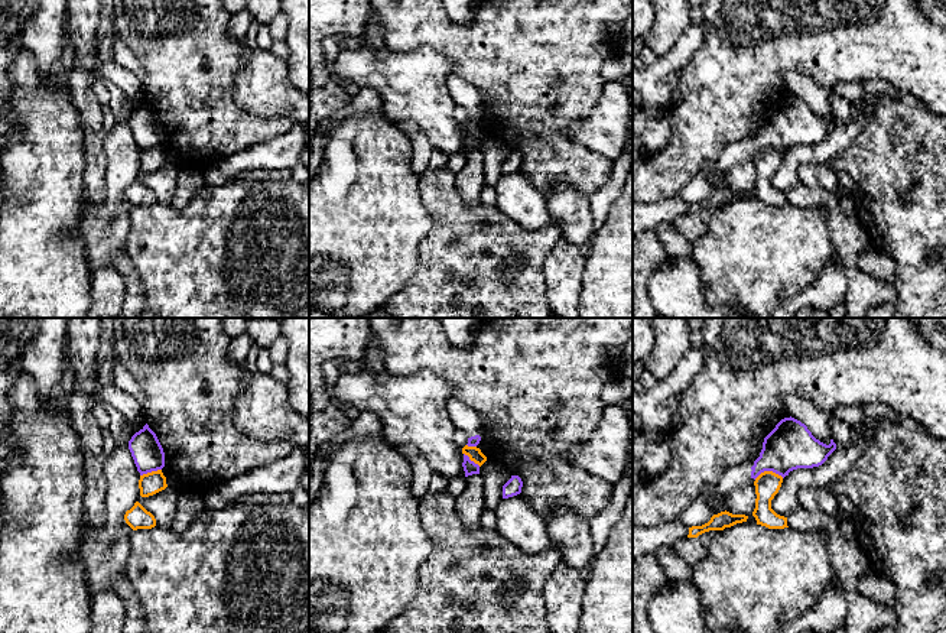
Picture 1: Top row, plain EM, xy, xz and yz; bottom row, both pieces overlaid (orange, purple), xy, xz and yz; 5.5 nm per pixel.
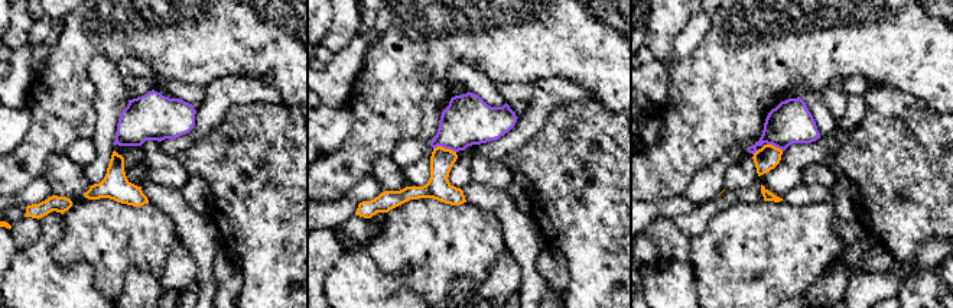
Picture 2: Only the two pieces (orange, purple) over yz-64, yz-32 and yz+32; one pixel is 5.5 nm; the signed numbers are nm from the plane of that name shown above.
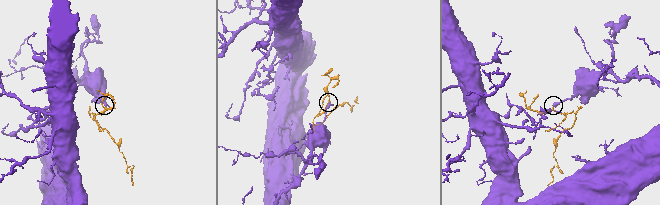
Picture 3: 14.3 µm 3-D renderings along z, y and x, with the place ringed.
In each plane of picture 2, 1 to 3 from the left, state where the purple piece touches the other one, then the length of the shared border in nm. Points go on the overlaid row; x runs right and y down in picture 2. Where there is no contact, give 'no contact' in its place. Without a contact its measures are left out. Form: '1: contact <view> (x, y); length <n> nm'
1: no contact
2: contact yz-32 (444, 148); length 130 nm
3: contact yz+32 (774, 146); length 100 nm

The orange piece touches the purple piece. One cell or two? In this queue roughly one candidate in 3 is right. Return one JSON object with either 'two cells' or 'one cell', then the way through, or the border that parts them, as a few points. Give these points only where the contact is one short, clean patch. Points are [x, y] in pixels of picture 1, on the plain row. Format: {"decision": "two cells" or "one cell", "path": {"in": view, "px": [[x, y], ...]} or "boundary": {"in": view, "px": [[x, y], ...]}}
{"decision": "two cells", "boundary": {"in": "yz", "px": [[783, 153], [771, 148], [761, 148], [754, 155]]}}

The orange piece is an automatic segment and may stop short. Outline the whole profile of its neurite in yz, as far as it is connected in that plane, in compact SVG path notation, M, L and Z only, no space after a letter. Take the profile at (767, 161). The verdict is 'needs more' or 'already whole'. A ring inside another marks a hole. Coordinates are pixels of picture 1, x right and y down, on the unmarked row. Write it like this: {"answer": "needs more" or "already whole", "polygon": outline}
{"answer": "already whole", "polygon": "M764 147L755 155L754 162L757 175L752 192L755 194L757 201L768 205L789 204L787 194L777 191L771 185L771 176L778 169L781 159L783 153L773 147Z"}

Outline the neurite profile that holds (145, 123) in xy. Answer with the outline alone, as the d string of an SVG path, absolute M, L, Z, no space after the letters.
M147 100L131 113L129 126L140 152L165 143L163 124Z

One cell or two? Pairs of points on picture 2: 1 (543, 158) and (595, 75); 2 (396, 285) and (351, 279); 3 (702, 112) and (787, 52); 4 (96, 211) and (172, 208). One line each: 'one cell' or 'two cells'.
1: two cells
2: one cell
3: one cell
4: two cells

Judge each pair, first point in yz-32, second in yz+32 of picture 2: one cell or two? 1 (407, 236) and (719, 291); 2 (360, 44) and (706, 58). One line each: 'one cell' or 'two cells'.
1: one cell
2: two cells

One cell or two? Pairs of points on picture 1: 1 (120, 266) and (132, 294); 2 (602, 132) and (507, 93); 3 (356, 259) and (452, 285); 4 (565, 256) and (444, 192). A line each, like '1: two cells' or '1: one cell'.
1: one cell
2: two cells
3: two cells
4: two cells

